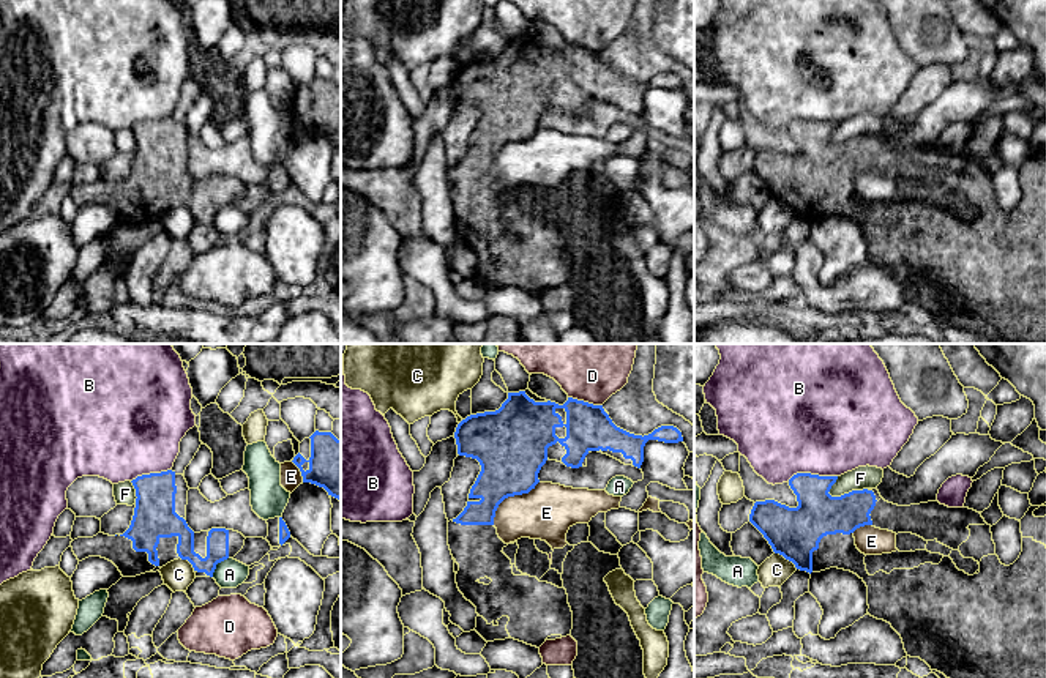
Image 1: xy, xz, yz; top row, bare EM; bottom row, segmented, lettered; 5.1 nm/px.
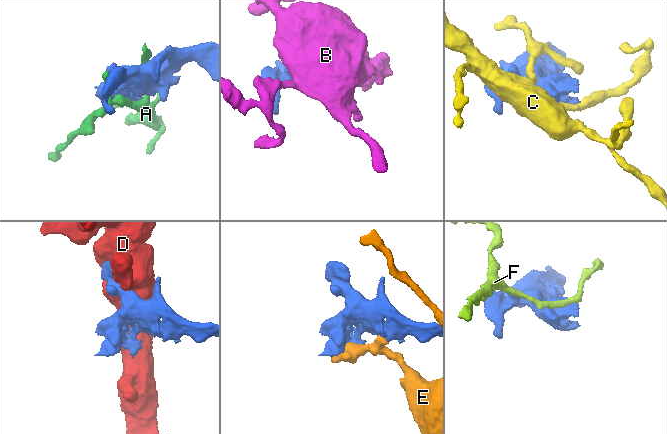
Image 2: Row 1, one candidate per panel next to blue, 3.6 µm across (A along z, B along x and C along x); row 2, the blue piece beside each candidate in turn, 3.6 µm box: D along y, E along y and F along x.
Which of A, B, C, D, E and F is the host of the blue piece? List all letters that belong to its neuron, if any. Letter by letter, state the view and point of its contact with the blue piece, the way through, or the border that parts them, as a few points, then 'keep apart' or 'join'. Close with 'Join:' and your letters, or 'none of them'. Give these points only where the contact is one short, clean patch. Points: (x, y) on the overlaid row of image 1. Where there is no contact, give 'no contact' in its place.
A: contact xy (216, 563); keep apart
B: contact yz (811, 475); border yz (836, 475), (795, 473), (788, 481); keep apart
C: contact yz (786, 558); keep apart
D: contact xz (586, 402); keep apart
E: contact xz (508, 495); keep apart
F: contact yz (846, 494); border yz (866, 488), (840, 495), (827, 492); keep apart
Join: none of them

